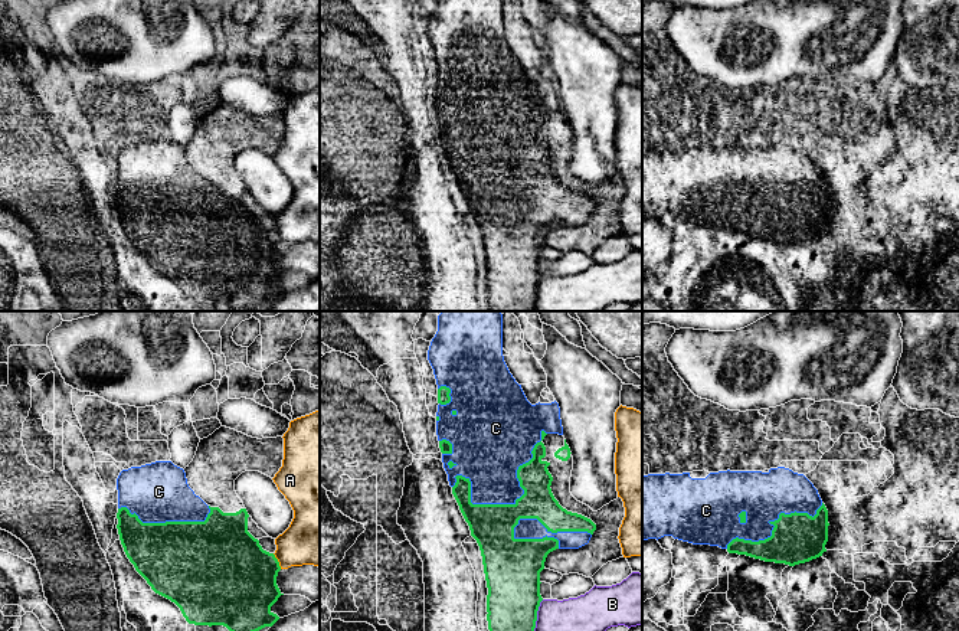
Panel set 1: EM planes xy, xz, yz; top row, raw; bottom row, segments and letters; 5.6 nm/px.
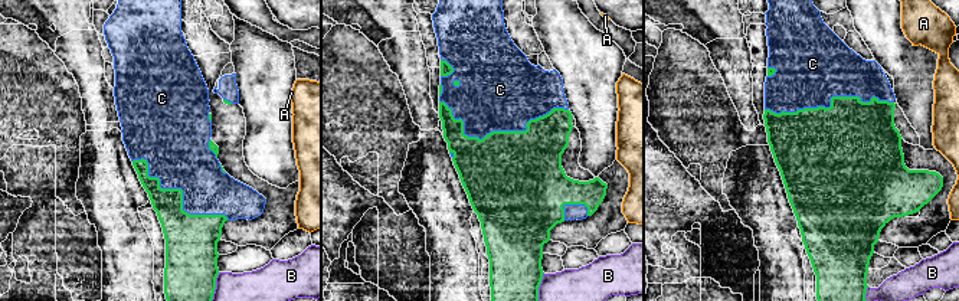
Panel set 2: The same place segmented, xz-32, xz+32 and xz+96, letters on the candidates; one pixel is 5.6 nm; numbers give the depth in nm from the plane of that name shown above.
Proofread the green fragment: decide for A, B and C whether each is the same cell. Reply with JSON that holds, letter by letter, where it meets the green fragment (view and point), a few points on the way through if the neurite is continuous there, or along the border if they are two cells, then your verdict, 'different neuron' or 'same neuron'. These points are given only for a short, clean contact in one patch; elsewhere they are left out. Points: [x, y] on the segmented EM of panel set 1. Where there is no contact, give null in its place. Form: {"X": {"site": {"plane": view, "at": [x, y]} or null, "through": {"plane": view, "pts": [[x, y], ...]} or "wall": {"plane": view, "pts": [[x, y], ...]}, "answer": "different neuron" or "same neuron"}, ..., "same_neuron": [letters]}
{"A": {"site": {"plane": "xy", "at": [277, 561]}, "answer": "different neuron"}, "B": {"site": {"plane": "xz", "at": [536, 615]}, "answer": "different neuron"}, "C": {"site": {"plane": "xz", "at": [507, 504]}, "answer": "same neuron"}, "same_neuron": ["C"]}

